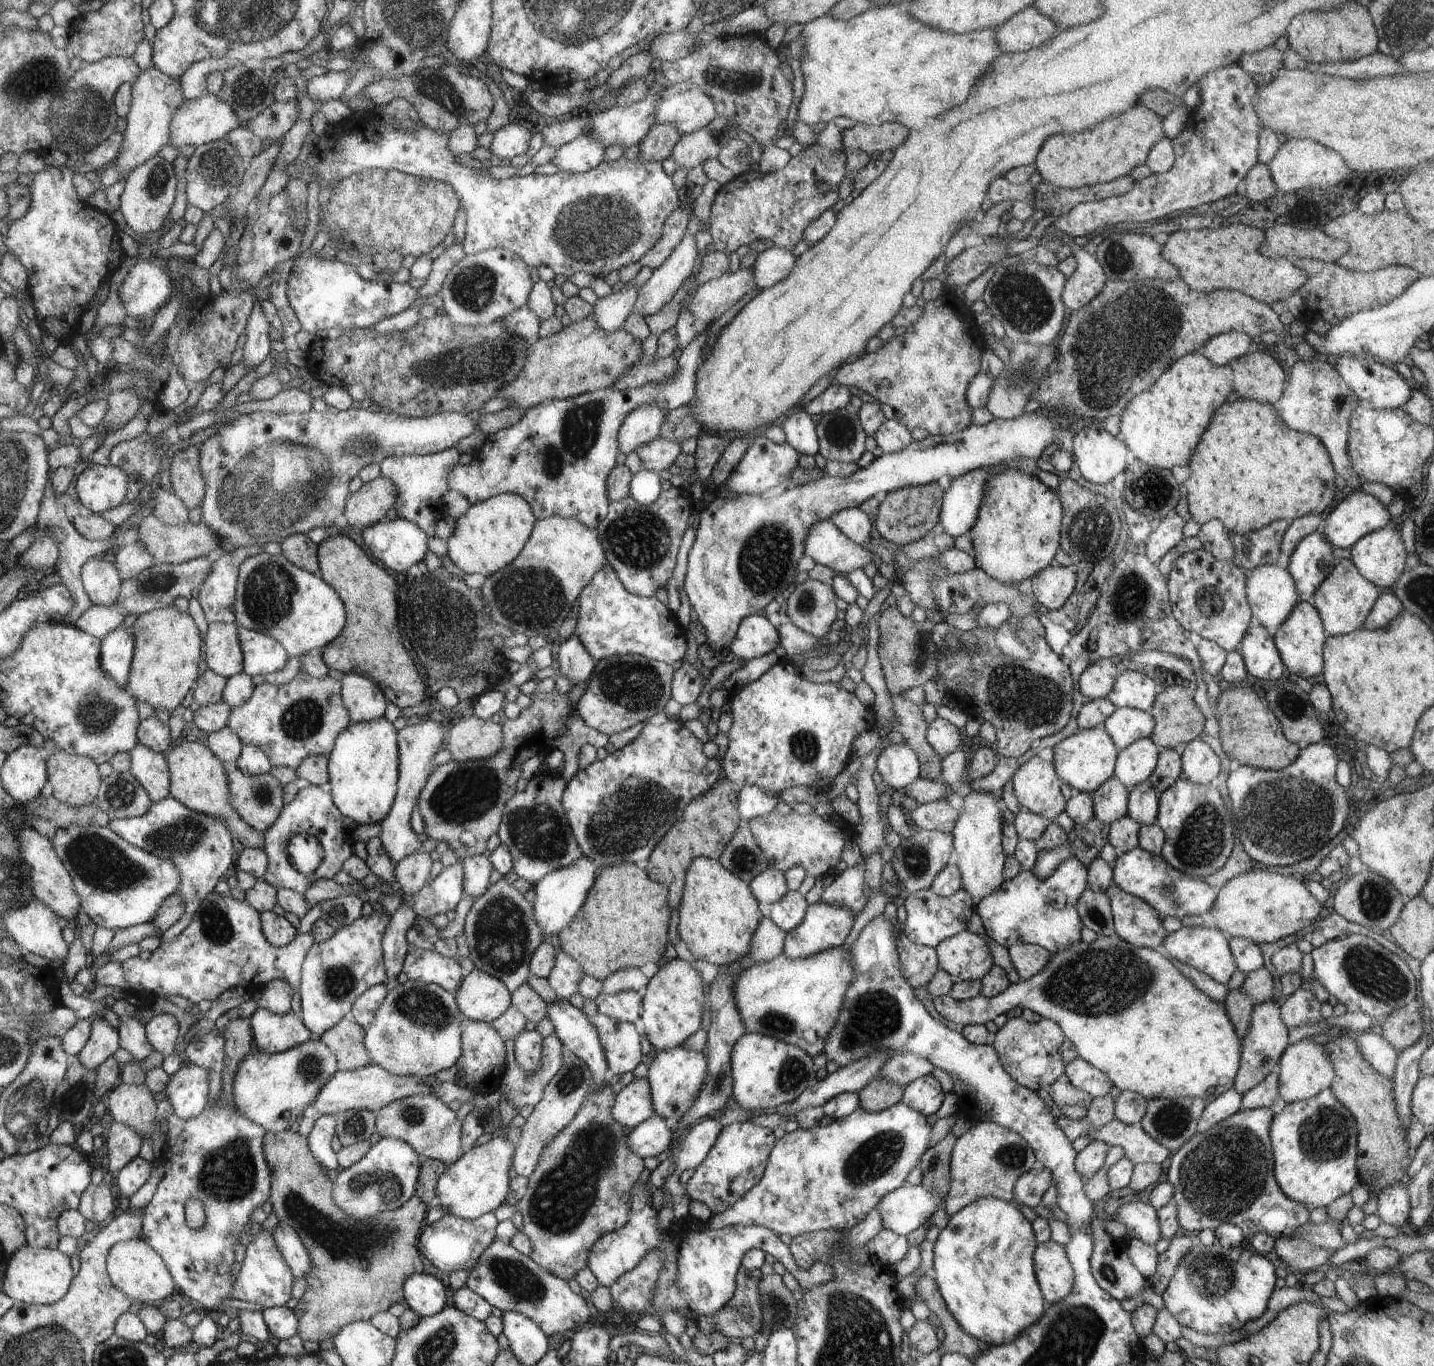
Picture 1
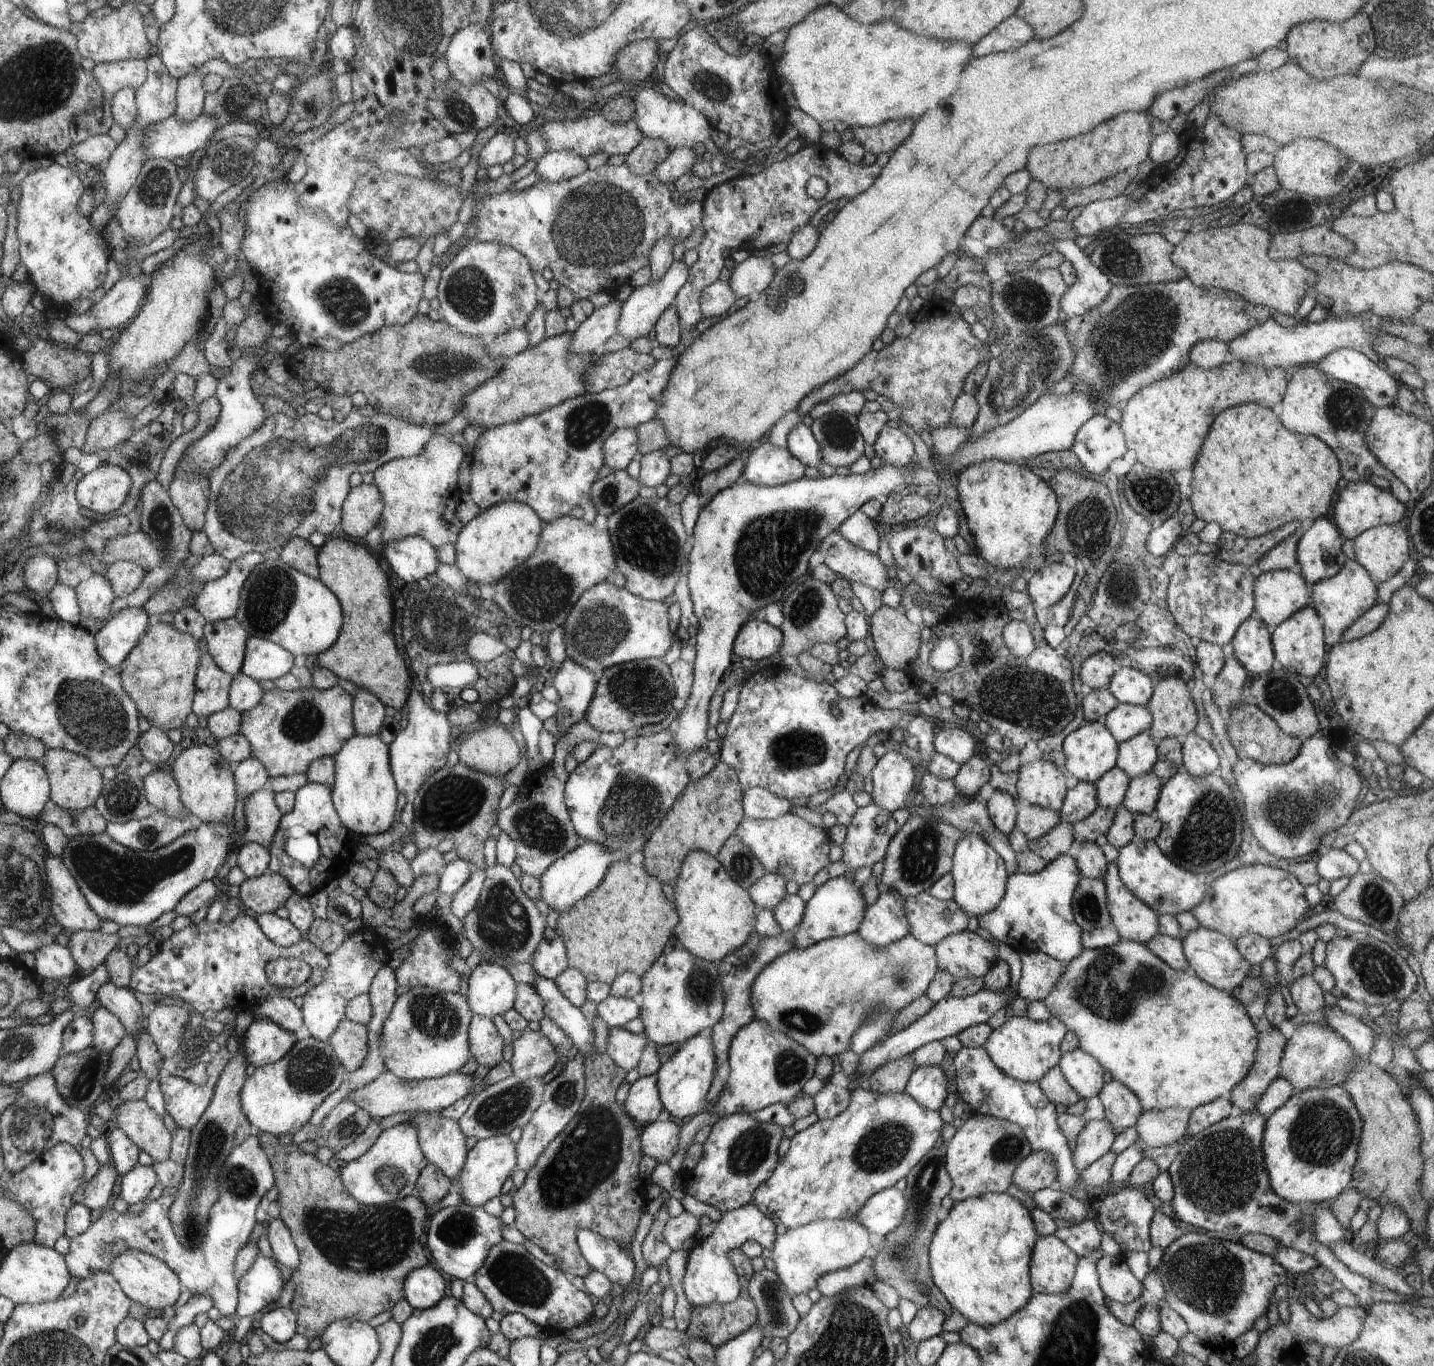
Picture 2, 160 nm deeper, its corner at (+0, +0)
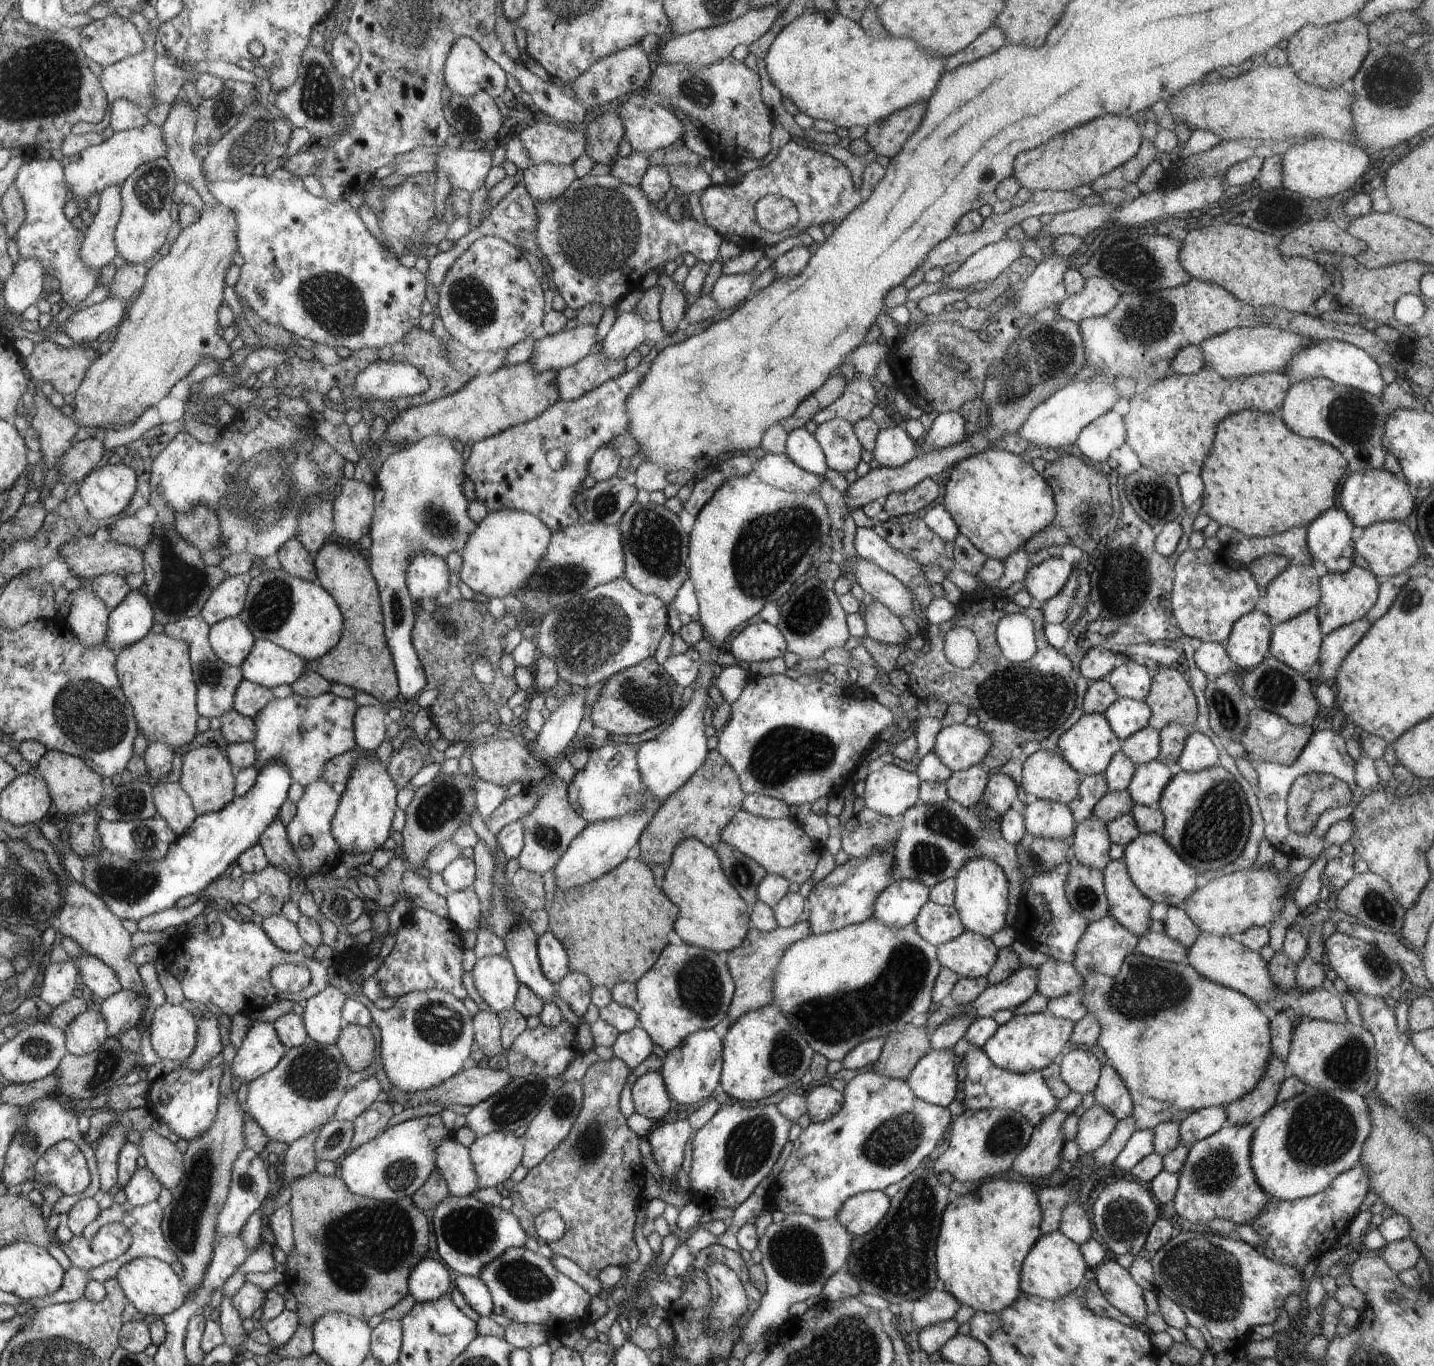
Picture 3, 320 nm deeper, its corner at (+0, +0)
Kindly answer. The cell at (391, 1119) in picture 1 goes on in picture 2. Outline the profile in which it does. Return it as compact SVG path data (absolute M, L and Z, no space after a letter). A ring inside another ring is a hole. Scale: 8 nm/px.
M414 1113L414 1118L406 1123L416 1123L419 1126L420 1144L423 1153L430 1164L437 1166L450 1180L456 1183L460 1173L463 1172L467 1160L466 1136L460 1132L458 1121L443 1117L439 1113Z

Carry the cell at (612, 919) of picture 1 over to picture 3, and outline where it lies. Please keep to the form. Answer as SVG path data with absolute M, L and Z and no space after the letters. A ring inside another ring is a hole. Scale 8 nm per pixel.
M631 858L577 888L564 890L557 886L552 903L545 908L549 916L548 930L566 947L572 972L586 975L594 987L611 990L620 983L639 981L659 960L663 950L676 941L679 906L663 893L660 882L656 882L656 870L652 867L641 858Z

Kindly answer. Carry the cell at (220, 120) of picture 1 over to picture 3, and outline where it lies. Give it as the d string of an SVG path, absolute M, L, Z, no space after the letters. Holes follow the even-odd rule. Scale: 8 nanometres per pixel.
M148 122L142 128L114 133L108 140L80 151L78 154L63 157L60 162L63 163L67 189L72 194L72 198L85 205L90 196L96 196L96 194L100 196L107 187L121 187L139 166L162 158L166 153L167 146L163 141L163 130Z

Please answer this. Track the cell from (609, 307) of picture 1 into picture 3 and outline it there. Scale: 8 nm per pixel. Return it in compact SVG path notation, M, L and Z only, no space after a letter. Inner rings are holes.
M578 325L574 329L564 329L551 335L540 332L527 362L536 373L557 373L590 354L597 342L596 329L590 325Z

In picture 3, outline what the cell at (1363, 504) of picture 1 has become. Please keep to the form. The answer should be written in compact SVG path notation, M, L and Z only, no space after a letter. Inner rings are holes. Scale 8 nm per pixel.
M1382 467L1352 473L1340 490L1340 506L1355 526L1364 528L1382 521L1405 521L1414 512L1414 498L1407 481L1398 480L1392 472Z

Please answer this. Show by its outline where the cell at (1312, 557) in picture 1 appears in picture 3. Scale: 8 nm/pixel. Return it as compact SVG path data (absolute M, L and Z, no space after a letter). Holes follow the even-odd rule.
M1332 507L1307 528L1307 545L1321 565L1330 573L1343 573L1354 564L1354 540L1352 530L1355 524L1342 508Z

